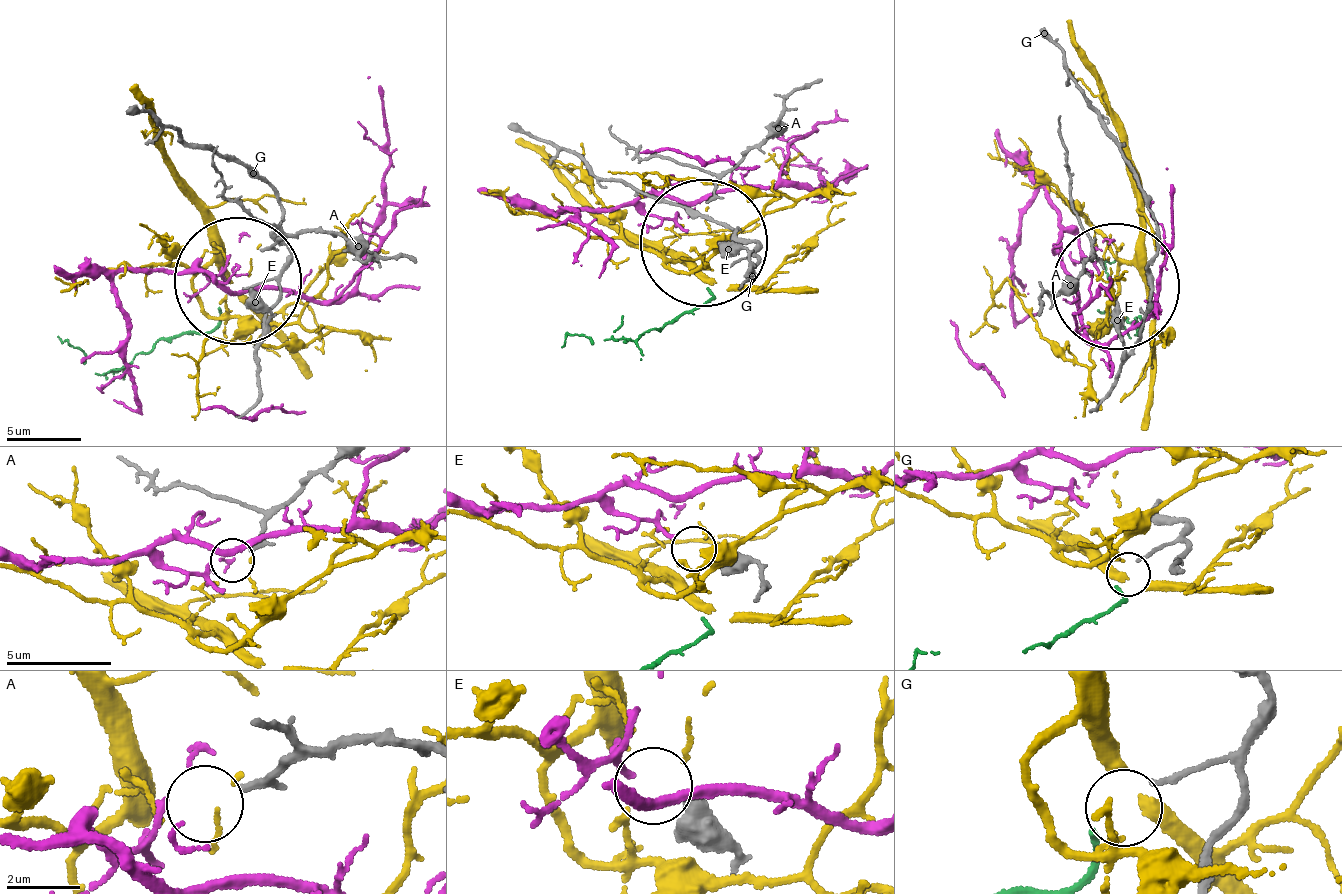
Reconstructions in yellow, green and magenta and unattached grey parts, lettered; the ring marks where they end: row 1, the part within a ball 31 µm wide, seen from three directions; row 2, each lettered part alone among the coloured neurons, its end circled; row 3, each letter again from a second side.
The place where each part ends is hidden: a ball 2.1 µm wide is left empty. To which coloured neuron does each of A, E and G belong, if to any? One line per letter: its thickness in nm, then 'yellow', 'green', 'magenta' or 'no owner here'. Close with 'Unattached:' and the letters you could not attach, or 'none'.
A: 240 nm | no owner here
E: 440 nm | magenta
G: 150 nm | green
Unattached: A

